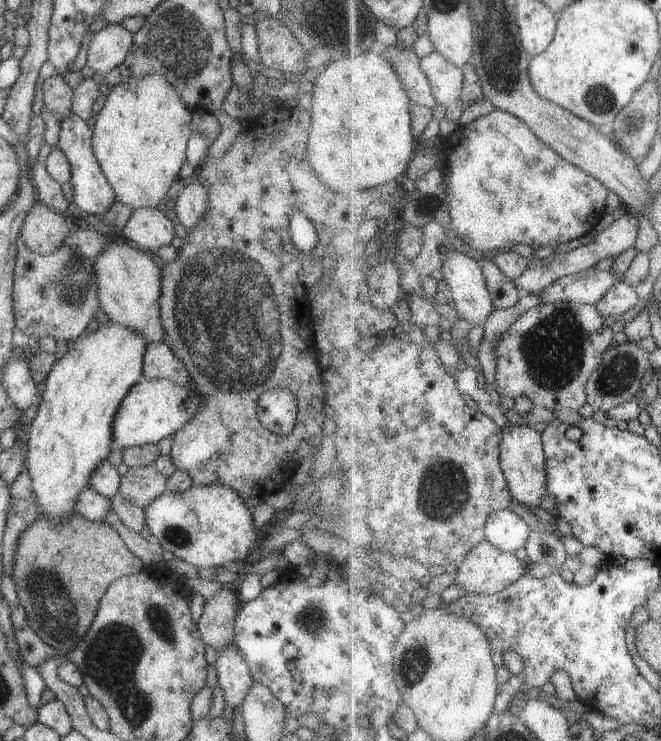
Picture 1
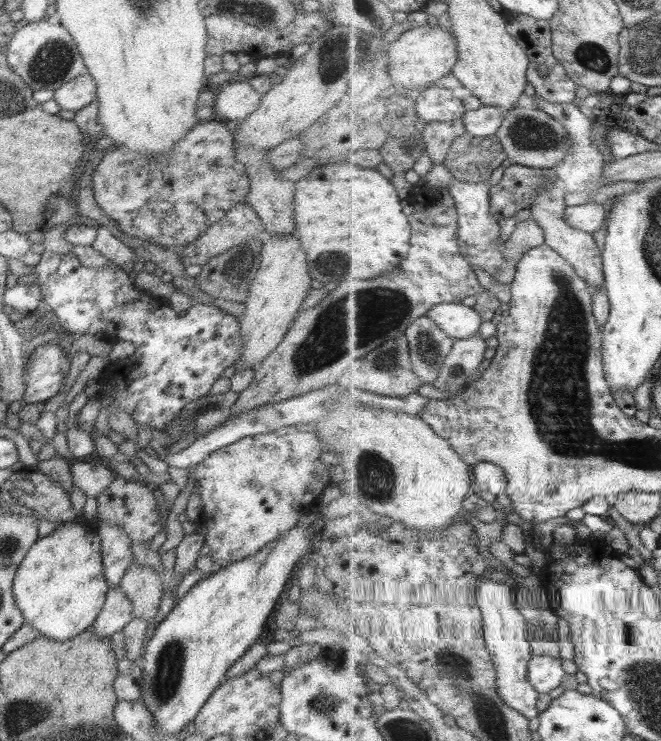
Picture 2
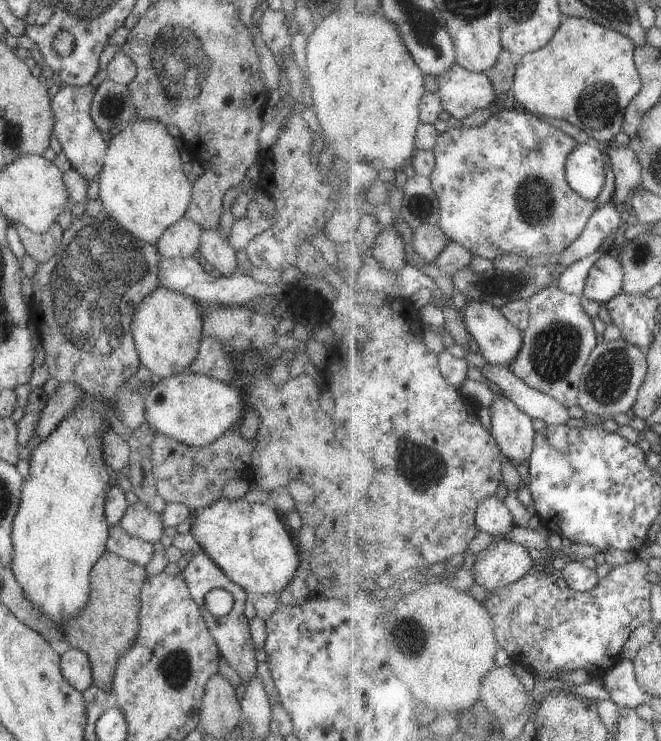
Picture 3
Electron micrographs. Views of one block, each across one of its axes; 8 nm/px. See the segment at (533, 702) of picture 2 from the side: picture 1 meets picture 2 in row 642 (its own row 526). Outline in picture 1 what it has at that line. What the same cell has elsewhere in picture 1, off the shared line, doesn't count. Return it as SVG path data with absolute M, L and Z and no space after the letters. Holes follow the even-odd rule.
M508 510L495 512L486 523L486 540L491 544L513 552L526 547L531 536L531 526L519 514Z

